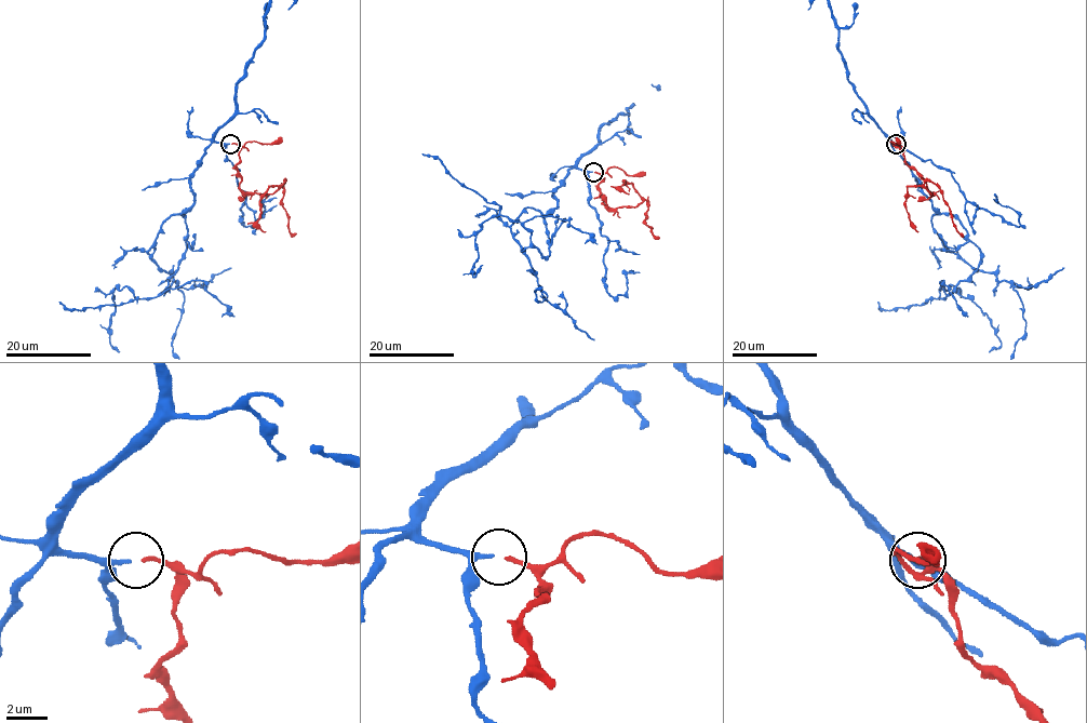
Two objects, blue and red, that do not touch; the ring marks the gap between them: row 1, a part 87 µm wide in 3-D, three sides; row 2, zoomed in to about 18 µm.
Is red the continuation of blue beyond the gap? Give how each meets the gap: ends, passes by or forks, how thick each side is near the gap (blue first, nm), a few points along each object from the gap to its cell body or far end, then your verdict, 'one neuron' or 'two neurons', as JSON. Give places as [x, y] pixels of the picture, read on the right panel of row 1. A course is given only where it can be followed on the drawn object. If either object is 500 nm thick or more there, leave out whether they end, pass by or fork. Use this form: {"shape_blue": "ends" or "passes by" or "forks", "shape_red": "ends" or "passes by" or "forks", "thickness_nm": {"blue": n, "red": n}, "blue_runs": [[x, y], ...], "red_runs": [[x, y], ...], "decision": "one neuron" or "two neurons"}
{"shape_blue": "ends", "shape_red": "ends", "thickness_nm": {"blue": 200, "red": 190}, "blue_runs": [[896, 144], [921, 190], [980, 251], [979, 267], [938, 298], [953, 286], [981, 309], [1001, 345], [989, 351]], "red_runs": [[896, 144], [904, 162], [933, 192], [924, 187], [931, 181], [939, 188], [956, 230], [963, 235]], "decision": "one neuron"}

